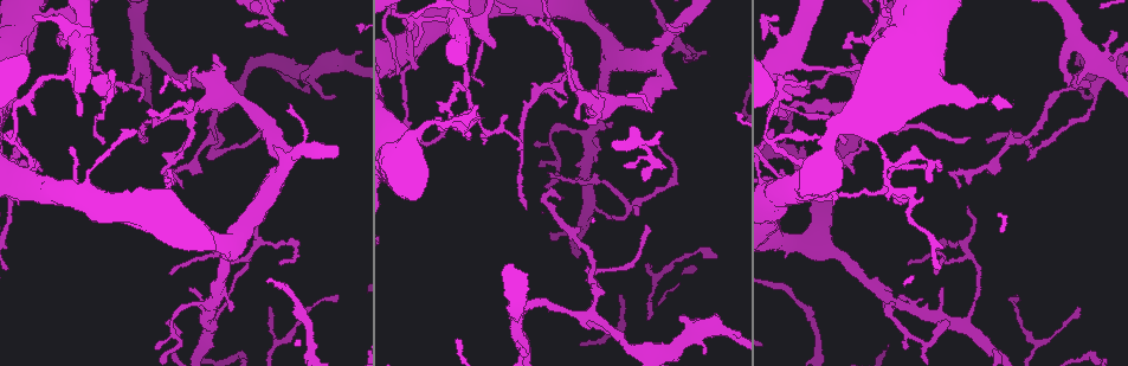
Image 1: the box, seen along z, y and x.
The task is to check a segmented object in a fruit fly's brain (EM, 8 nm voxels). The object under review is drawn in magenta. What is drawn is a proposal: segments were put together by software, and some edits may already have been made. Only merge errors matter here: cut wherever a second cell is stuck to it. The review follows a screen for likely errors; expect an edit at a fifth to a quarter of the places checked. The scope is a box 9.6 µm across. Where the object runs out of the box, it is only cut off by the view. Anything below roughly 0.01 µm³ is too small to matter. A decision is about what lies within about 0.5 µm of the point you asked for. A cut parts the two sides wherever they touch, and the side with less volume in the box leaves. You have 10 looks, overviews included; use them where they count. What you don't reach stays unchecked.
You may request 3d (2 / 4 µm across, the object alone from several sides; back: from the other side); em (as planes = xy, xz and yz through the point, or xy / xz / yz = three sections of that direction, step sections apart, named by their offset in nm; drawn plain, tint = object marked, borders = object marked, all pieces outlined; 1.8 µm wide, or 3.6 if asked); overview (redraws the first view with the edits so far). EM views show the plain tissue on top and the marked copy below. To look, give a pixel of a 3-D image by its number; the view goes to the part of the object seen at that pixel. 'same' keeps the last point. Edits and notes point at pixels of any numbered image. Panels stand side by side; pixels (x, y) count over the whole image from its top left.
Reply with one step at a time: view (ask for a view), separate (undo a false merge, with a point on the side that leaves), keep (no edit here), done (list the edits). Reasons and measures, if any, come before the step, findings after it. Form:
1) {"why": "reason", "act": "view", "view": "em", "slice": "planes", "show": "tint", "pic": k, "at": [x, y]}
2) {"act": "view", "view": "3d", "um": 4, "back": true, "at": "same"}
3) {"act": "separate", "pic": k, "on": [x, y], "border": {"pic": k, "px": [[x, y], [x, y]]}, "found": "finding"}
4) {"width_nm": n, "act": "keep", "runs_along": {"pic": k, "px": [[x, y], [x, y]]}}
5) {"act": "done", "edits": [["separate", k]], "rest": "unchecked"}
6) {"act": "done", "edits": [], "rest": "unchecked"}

{"act": "view", "view": "em", "slice": "planes", "show": "tint", "pic": 1, "at": [614, 335]}

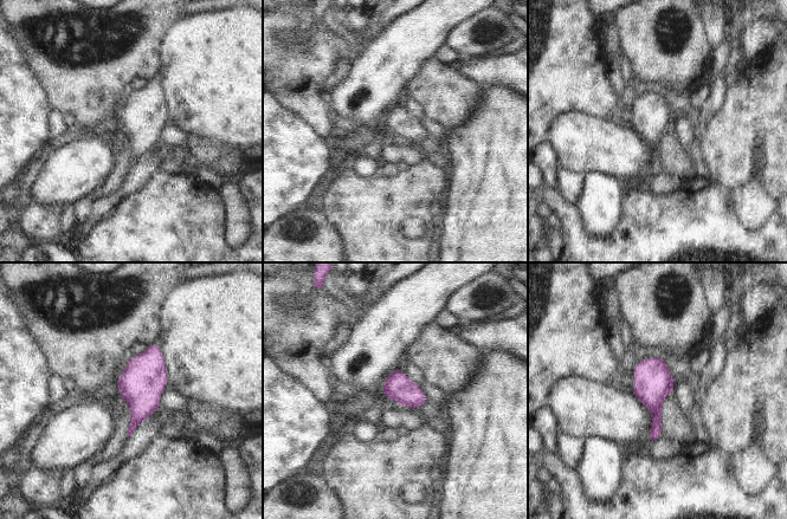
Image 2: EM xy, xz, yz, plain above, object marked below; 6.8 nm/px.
{"act": "keep", "found": "one cell here"}

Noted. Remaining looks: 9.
{"why": "arms part here", "act": "view", "view": "3d", "um": 2, "pic": 1, "at": [139, 60]}

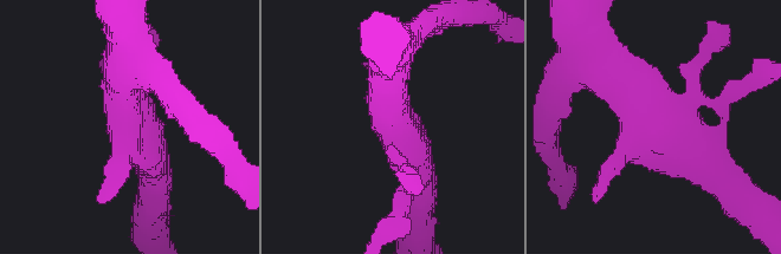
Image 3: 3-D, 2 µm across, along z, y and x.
{"why": "shape alone is not enough", "act": "view", "view": "em", "slice": "xy", "step": 4, "show": "tint", "pic": 3, "at": [131, 118]}

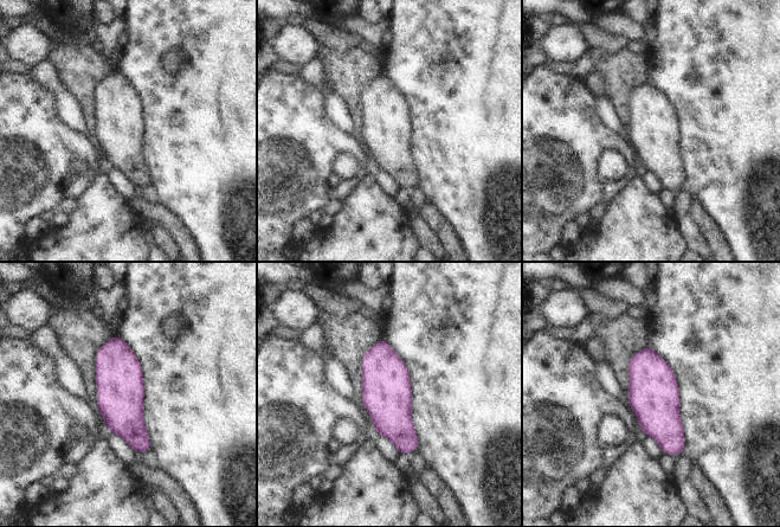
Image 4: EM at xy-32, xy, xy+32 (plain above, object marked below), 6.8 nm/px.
{"why": "another direction", "act": "view", "view": "em", "slice": "planes", "show": "borders", "at": "same"}

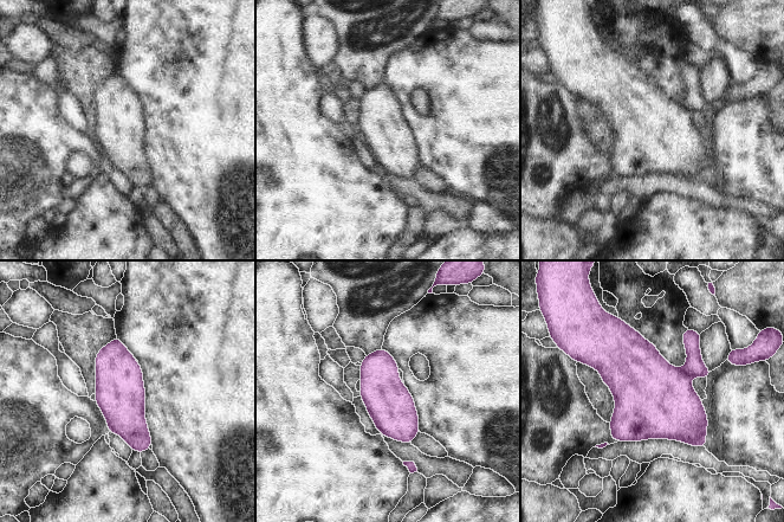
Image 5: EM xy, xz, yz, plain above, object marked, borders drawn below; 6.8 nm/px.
{"act": "keep", "found": "continuous, no second cell"}

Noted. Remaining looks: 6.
{"act": "view", "view": "em", "um": 3.6, "slice": "planes", "show": "tint", "pic": 1, "at": [836, 151]}

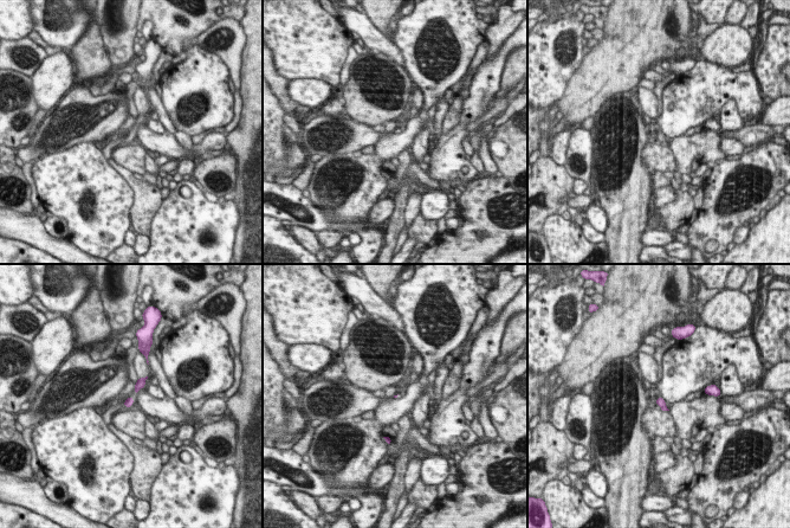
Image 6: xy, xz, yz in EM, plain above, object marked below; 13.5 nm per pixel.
{"act": "keep", "found": "all the same cell"}

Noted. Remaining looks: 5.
{"act": "view", "view": "em", "um": 3.6, "slice": "planes", "show": "tint", "pic": 1, "at": [794, 59]}

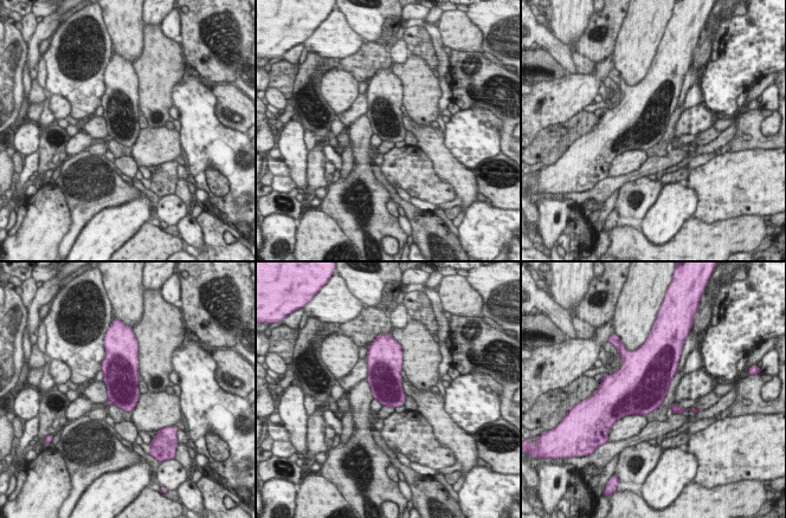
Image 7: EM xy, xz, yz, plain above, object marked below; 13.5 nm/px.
{"width_nm": 420, "act": "keep", "found": "continuous, no second cell"}

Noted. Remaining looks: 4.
{"act": "done", "edits": [], "rest": "unchecked"}

